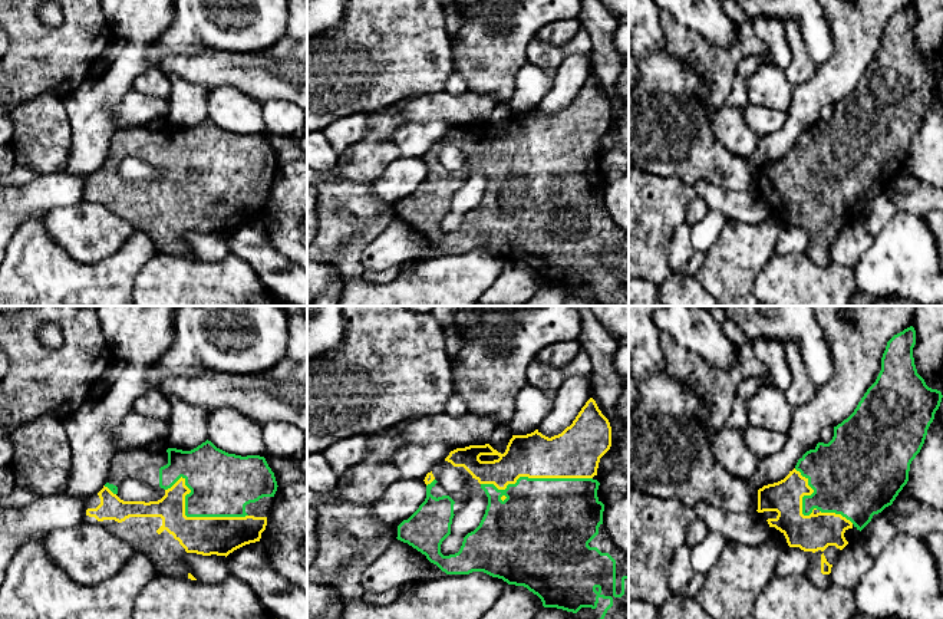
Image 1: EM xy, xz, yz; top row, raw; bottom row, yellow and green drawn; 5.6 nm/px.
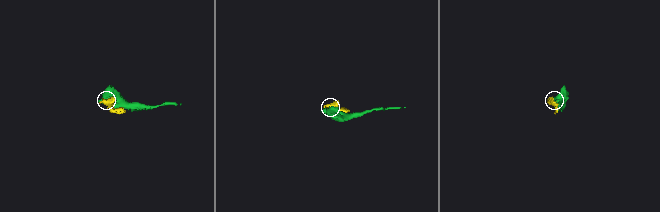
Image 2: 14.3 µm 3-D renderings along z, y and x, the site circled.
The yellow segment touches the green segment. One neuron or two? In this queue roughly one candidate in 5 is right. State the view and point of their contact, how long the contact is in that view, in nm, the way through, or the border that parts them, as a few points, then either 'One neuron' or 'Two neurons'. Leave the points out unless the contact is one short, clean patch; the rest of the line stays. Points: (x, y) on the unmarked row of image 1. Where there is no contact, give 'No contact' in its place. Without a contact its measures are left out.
Touches yellow at xy (190, 196). Shared border 480 nm. One neuron

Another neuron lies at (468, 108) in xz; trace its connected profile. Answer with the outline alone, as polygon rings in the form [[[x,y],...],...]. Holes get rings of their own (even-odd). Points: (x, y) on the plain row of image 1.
[[[446,92],[412,96],[396,113],[406,122],[449,122],[455,126],[485,124],[497,102],[489,95]]]

